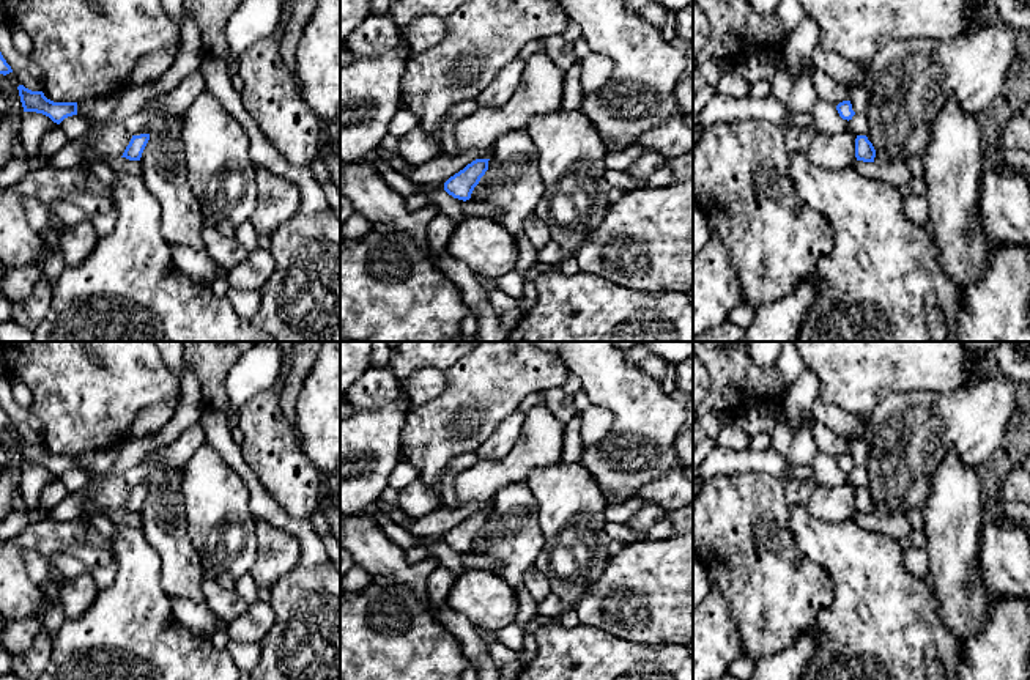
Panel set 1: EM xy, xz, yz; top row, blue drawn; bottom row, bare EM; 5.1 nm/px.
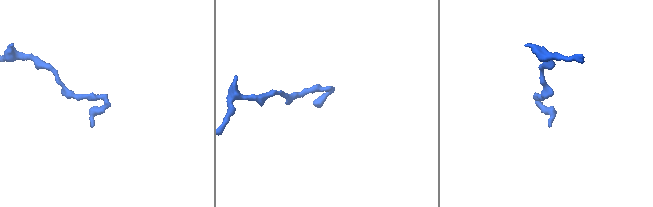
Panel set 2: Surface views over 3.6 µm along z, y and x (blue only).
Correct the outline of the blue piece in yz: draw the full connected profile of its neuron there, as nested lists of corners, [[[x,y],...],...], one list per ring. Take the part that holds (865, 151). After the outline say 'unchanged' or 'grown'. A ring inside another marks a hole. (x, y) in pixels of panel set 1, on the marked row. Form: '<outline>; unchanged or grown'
[[[857,135],[855,157],[857,157],[857,161],[874,162],[876,150],[866,135]]]; unchanged

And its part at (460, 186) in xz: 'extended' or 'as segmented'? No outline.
as segmented

